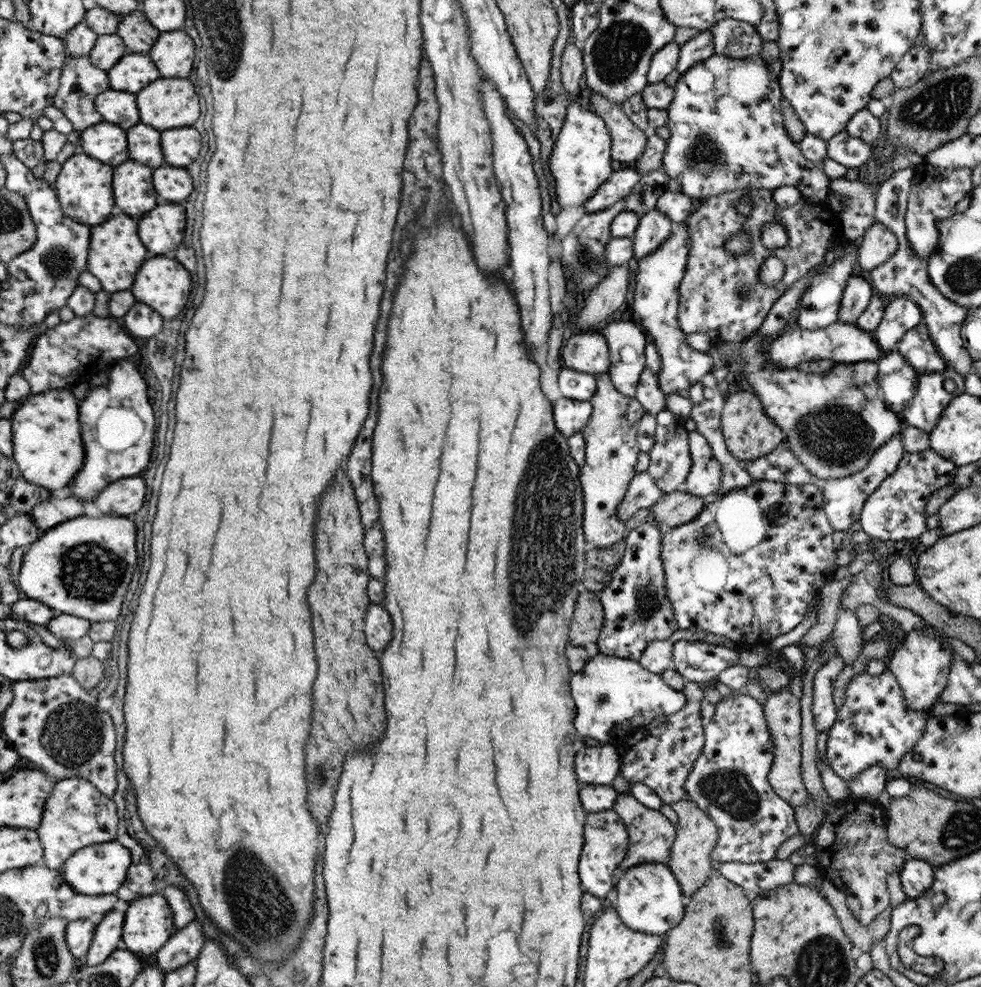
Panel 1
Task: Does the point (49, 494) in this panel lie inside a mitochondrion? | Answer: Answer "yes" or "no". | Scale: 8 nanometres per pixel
no

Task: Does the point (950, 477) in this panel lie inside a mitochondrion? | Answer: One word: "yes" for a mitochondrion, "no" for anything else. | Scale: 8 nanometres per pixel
no

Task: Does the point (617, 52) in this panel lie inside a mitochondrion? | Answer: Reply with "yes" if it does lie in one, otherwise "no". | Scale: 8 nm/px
yes

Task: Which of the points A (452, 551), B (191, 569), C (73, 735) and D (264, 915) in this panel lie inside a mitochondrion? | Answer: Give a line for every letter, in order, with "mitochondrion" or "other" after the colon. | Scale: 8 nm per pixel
A: other
B: other
C: mitochondrion
D: mitochondrion

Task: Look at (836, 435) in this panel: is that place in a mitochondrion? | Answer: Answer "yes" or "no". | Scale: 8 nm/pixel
yes

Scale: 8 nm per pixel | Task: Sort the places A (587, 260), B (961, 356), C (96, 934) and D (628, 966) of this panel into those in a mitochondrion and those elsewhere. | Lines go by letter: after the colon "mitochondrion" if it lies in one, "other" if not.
A: mitochondrion
B: other
C: other
D: other

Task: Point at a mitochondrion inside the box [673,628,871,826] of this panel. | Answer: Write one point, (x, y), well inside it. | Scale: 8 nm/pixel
(729, 788)

